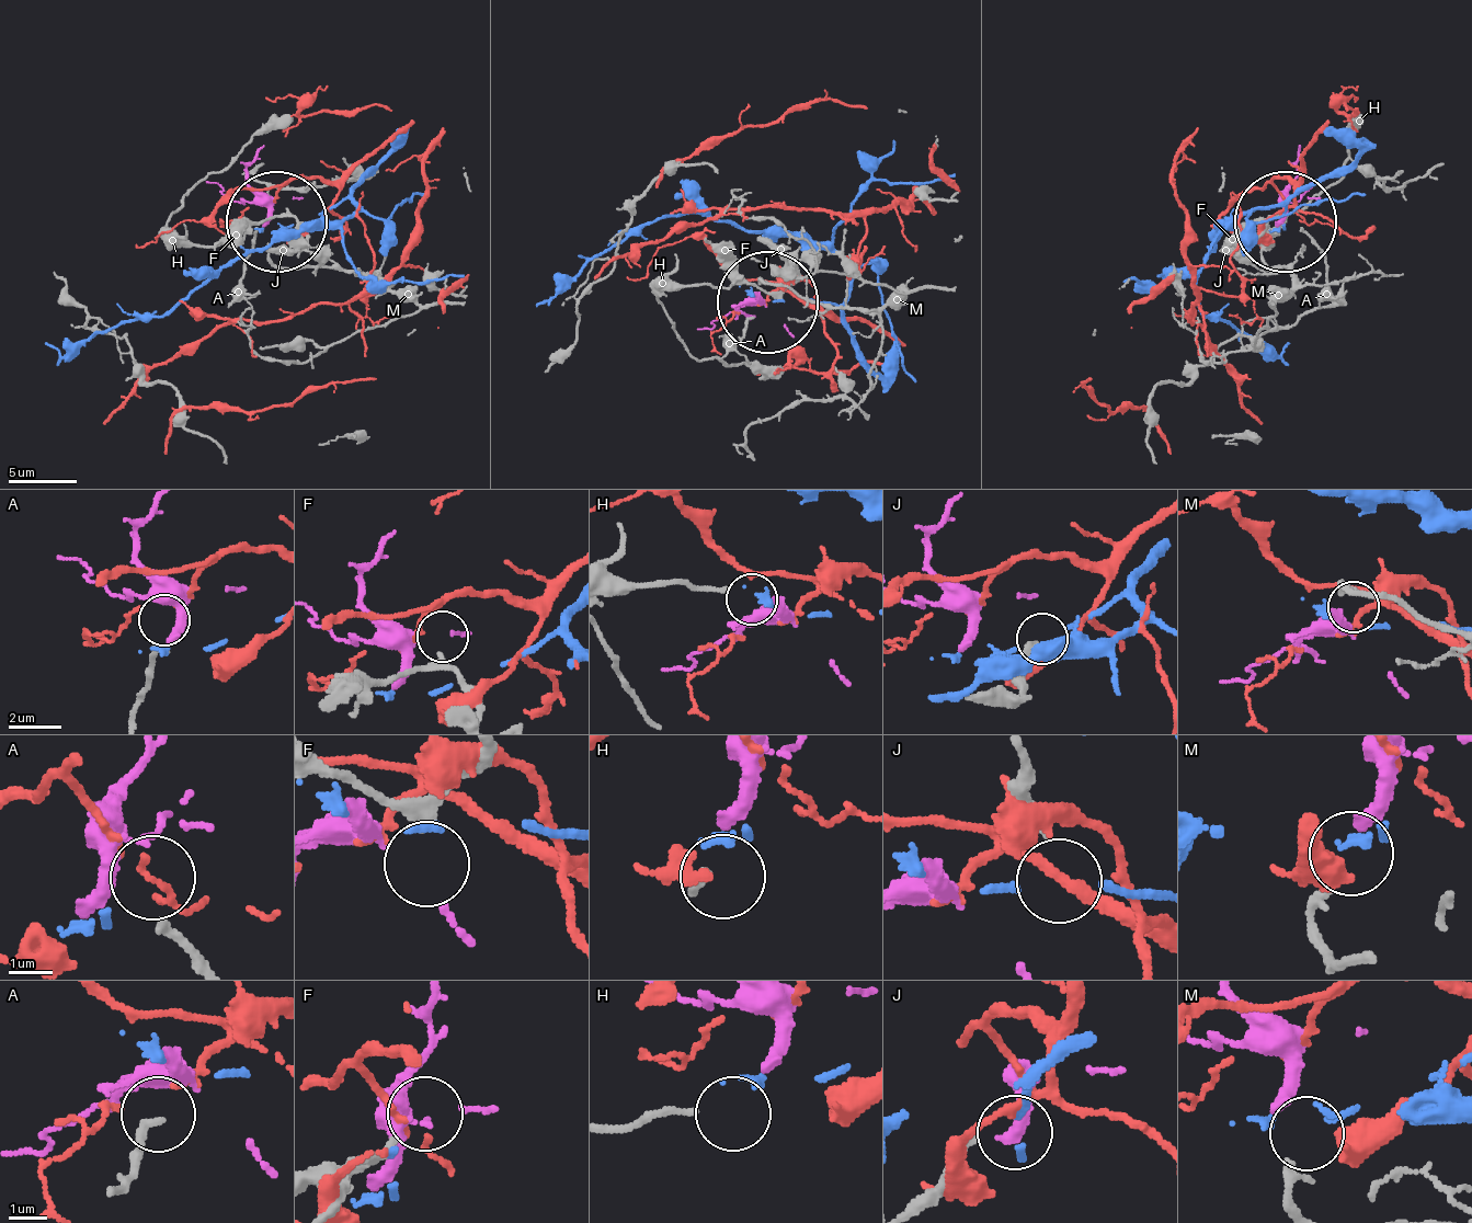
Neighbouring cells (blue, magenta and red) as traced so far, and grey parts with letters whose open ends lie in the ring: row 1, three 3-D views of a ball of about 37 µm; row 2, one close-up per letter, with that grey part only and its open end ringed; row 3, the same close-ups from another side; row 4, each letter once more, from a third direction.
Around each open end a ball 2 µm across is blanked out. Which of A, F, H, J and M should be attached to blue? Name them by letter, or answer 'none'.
H

